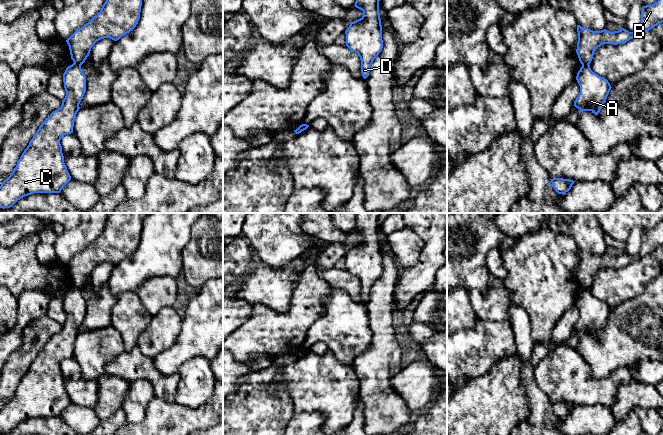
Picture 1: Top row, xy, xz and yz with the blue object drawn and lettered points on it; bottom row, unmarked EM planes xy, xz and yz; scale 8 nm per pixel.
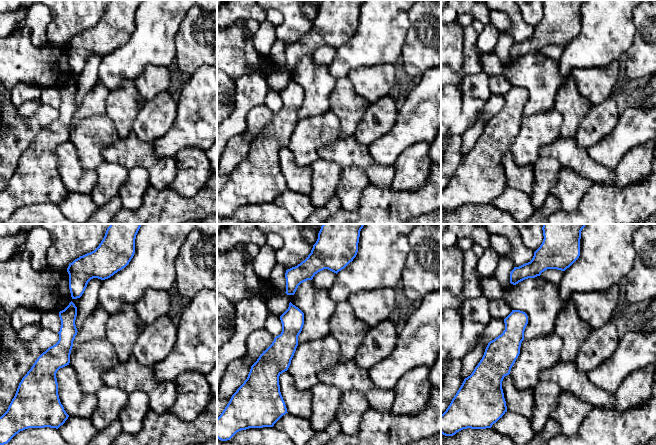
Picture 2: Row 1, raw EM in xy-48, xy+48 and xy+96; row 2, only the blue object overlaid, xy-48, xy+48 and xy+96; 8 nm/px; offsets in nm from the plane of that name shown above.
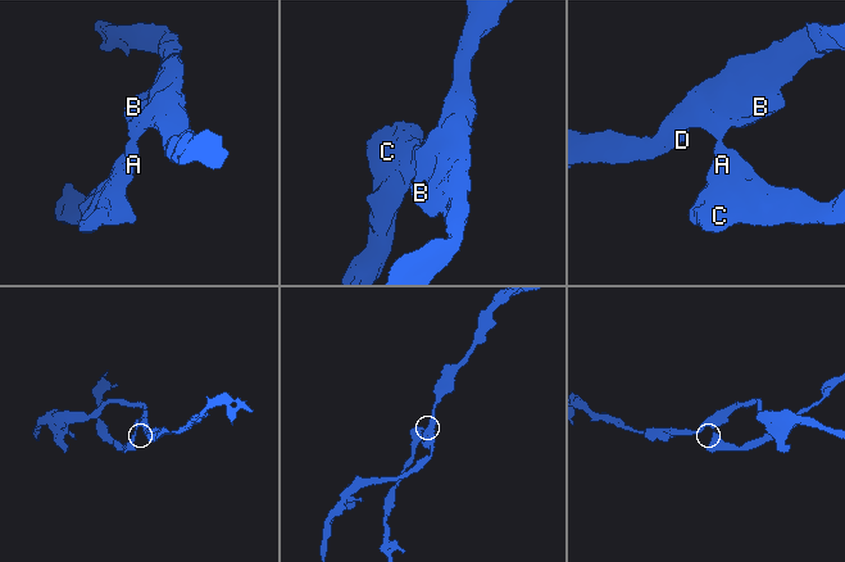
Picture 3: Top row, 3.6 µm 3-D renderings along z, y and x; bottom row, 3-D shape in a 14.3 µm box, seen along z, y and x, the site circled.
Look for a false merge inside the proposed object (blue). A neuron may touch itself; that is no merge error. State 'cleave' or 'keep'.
cleave

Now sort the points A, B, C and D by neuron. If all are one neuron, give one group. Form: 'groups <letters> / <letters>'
groups A C / B D

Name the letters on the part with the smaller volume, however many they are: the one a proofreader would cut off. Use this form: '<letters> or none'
A, C

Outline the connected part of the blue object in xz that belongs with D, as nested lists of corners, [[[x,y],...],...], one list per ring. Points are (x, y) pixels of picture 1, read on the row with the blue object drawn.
[[[356,0],[354,6],[363,11],[363,16],[351,22],[345,31],[346,46],[360,57],[364,79],[369,76],[370,67],[383,48],[379,1]]]

